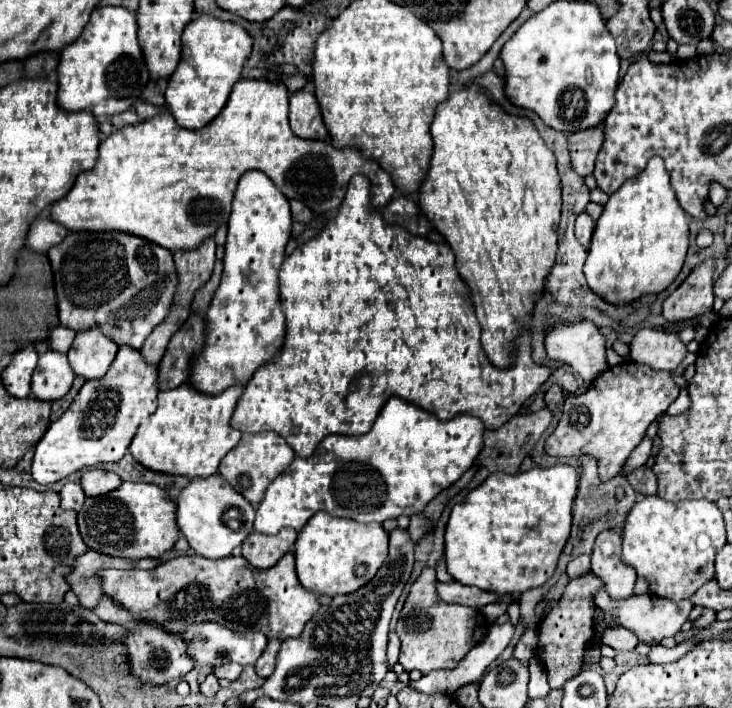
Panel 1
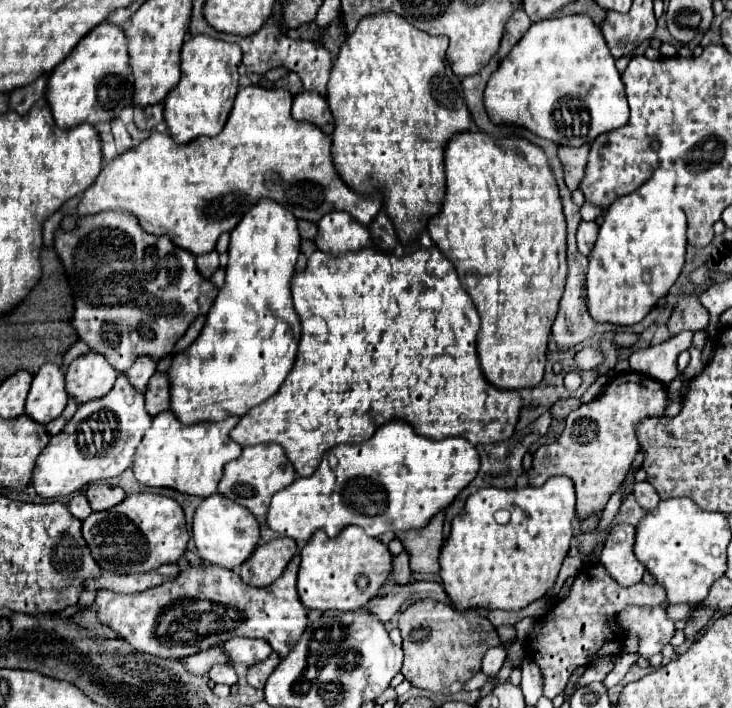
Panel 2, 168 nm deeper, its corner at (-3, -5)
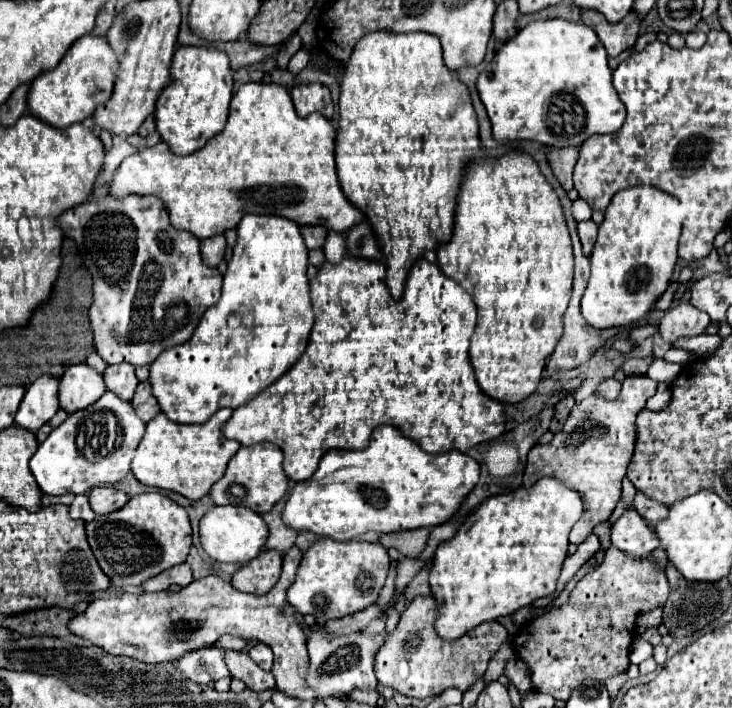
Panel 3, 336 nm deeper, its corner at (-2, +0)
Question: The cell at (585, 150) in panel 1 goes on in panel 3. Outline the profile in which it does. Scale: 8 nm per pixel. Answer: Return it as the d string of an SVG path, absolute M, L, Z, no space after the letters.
M552 147L548 151L548 161L550 161L550 167L554 171L554 175L558 177L558 181L562 183L562 187L566 191L572 191L574 185L572 185L572 171L574 171L574 165L578 161L578 147Z

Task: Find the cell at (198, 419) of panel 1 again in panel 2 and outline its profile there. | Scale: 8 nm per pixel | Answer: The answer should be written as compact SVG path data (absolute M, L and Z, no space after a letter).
M171 410L153 418L151 428L145 432L133 462L135 478L153 488L171 488L189 496L207 498L217 492L223 476L223 466L241 454L241 446L229 438L229 430L237 424L237 416L223 422L201 422L181 426Z

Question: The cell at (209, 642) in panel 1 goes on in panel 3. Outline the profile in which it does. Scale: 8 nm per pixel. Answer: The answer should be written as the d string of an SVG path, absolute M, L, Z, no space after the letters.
M254 643L254 645L250 645L248 655L250 655L252 661L256 661L262 669L270 671L270 667L272 667L272 651L270 651L270 647L266 647L266 645L262 645L262 643Z

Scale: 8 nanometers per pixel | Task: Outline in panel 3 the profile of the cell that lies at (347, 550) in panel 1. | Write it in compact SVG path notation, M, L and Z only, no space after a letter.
M322 537L314 541L308 551L304 551L296 581L288 589L288 603L302 615L312 613L318 623L352 615L354 611L360 611L378 599L388 575L388 567L390 557L380 543L354 539L338 543Z

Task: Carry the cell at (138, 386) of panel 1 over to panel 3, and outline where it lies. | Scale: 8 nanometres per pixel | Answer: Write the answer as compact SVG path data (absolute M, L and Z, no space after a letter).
M106 391L90 407L68 415L68 419L62 425L58 425L44 443L40 443L38 451L30 459L30 471L32 471L40 491L46 495L66 495L66 493L80 495L80 493L88 493L96 485L112 485L112 483L124 479L126 473L130 471L130 461L144 435L144 429L146 429L146 423L136 415L130 401L120 399L112 391Z

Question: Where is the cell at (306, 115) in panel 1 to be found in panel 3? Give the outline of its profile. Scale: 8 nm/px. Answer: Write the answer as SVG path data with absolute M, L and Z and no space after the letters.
M300 83L290 91L290 95L294 101L296 113L300 117L306 117L306 115L318 111L326 119L332 119L334 103L332 103L330 91L324 83Z

